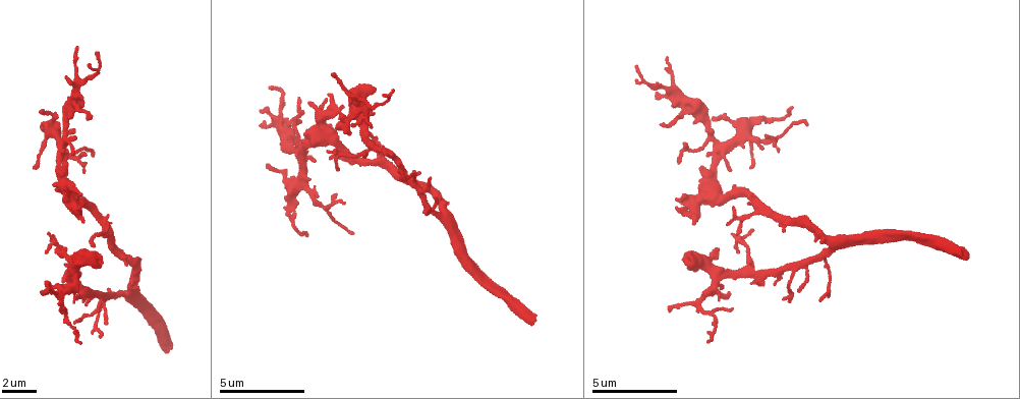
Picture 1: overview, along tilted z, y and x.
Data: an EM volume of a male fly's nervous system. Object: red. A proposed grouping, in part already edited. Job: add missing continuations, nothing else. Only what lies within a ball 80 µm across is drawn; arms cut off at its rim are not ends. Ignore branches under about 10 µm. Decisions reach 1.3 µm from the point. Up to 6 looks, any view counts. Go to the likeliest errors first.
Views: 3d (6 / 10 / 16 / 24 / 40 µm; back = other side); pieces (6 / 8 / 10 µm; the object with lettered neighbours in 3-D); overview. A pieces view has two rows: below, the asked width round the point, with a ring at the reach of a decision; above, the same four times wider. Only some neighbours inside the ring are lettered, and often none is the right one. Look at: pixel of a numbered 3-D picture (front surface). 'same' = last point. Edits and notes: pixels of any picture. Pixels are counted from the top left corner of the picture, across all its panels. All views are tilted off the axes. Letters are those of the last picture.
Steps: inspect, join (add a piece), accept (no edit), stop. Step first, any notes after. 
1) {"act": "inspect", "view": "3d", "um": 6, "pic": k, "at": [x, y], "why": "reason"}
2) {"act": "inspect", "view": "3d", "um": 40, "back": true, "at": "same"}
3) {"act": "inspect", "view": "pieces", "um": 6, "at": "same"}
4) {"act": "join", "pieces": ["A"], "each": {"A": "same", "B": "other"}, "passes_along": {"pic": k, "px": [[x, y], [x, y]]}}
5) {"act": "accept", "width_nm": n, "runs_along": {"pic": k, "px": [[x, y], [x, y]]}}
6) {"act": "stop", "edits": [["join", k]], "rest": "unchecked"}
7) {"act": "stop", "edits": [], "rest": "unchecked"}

{"act": "inspect", "view": "pieces", "um": 6, "pic": 1, "at": [335, 75], "why": "branch stops here"}

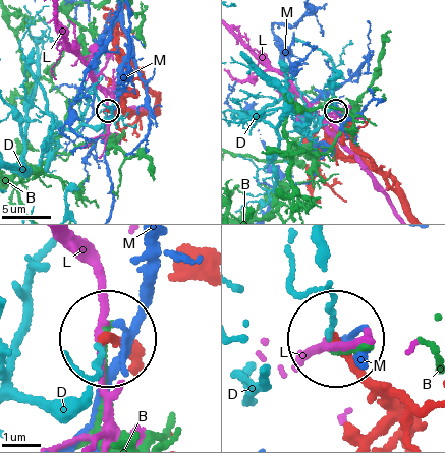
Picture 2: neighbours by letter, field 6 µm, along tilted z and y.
{"act": "accept", "each": {"B": "other", "D": "other", "L": "other", "M": "other"}, "found": "none of them fits"}

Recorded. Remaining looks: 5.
{"act": "inspect", "view": "pieces", "um": 10, "pic": 1, "at": [299, 101], "why": "free end"}

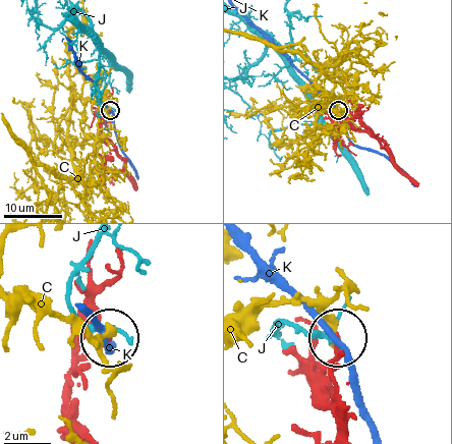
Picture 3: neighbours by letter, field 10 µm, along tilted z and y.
{"act": "accept", "width_nm": 180, "each": {"C": "other", "J": "other", "K": "other"}, "found": "none of them fits"}

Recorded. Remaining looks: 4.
{"act": "inspect", "view": "pieces", "um": 10, "pic": 1, "at": [789, 111], "why": "thin end"}

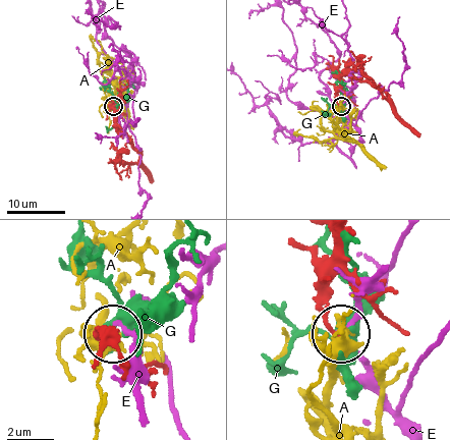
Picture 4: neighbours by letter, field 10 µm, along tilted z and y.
{"act": "accept", "width_nm": 200, "each": {"A": "other", "E": "other", "G": "other"}, "found": "no lettered piece goes on from it"}

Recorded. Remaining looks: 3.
{"act": "stop", "edits": [], "rest": "unchecked"}

